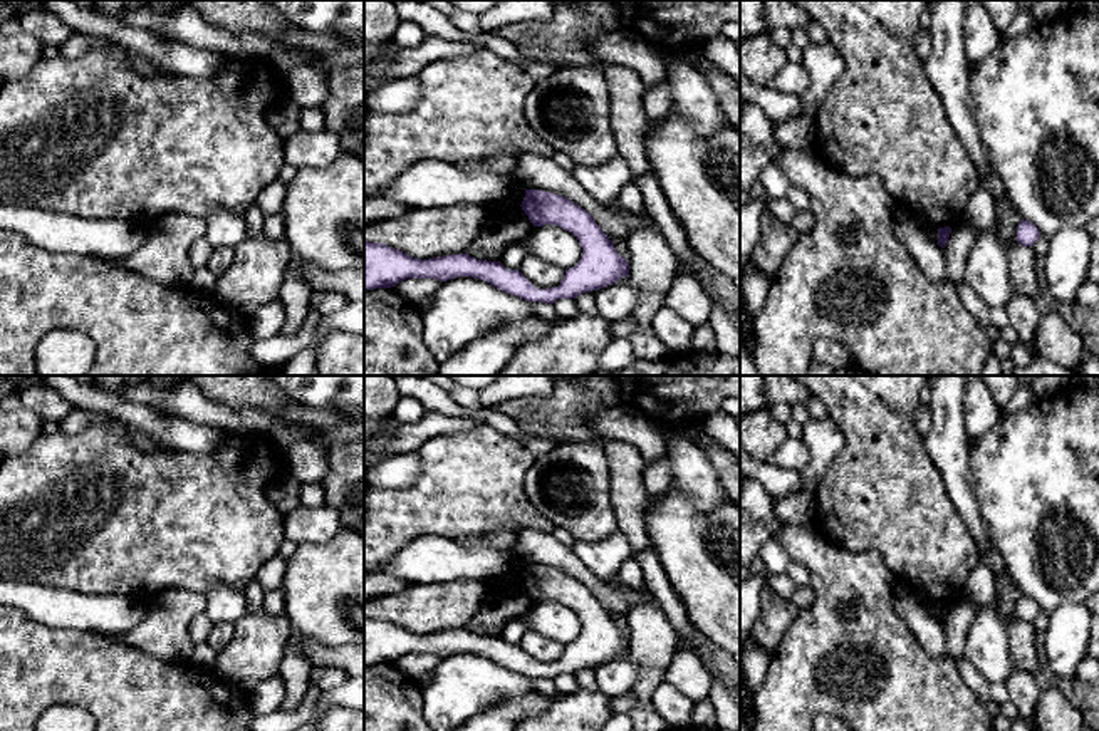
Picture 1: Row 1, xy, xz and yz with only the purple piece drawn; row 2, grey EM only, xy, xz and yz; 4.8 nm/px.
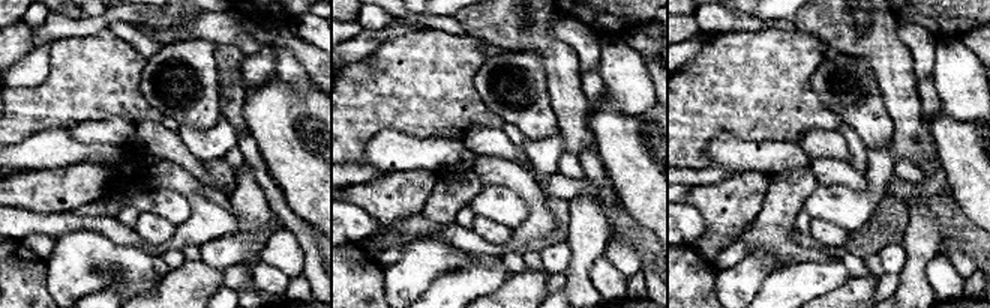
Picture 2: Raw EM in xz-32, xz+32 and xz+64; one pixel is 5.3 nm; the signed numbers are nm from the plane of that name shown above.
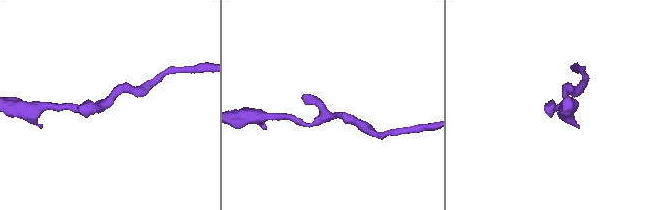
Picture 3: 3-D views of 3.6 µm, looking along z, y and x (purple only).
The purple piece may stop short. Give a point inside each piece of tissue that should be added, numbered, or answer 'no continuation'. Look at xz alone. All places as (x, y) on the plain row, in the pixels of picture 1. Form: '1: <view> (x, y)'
no continuation

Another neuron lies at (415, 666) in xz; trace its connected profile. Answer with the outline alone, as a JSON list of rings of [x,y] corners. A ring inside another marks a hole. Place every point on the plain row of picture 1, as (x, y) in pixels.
[[[406,654],[399,657],[394,664],[413,681],[418,681],[421,676],[428,674],[441,661],[436,654]]]

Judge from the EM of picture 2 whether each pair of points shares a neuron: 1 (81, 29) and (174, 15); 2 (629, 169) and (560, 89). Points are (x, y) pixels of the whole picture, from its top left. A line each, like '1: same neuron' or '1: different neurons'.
1: same neuron
2: different neurons

